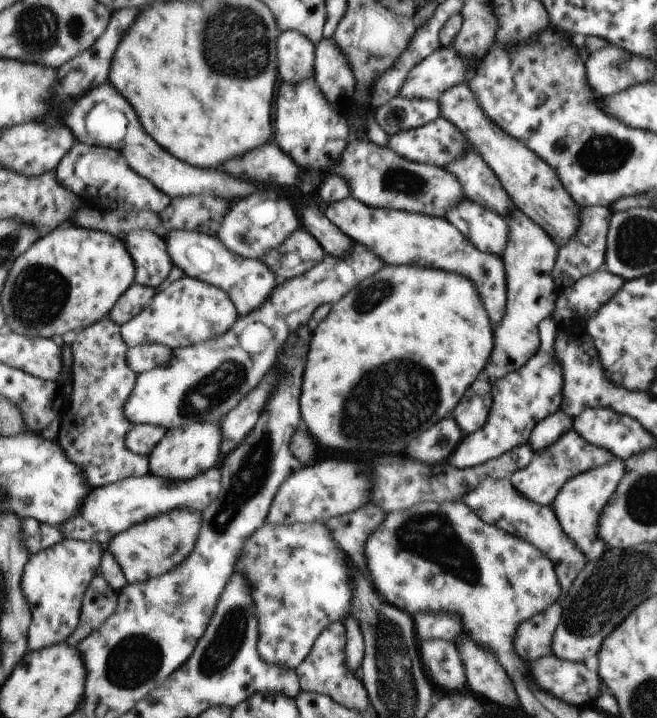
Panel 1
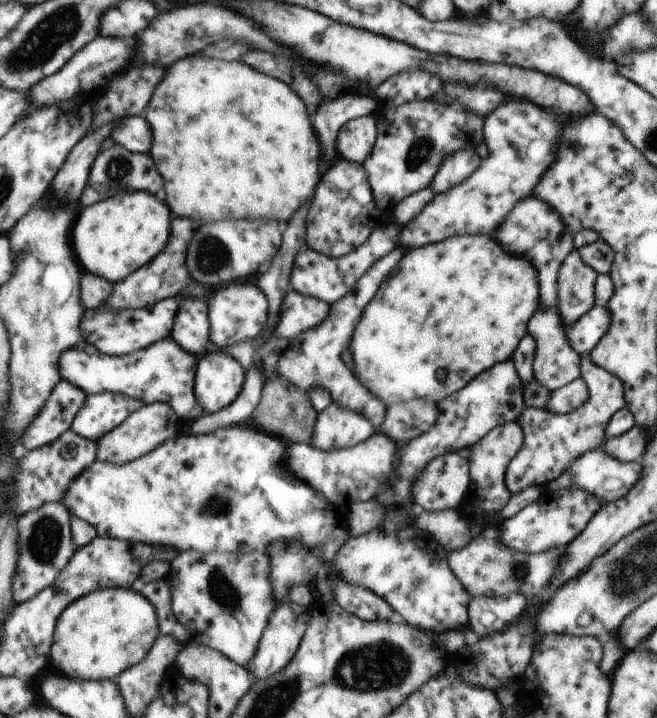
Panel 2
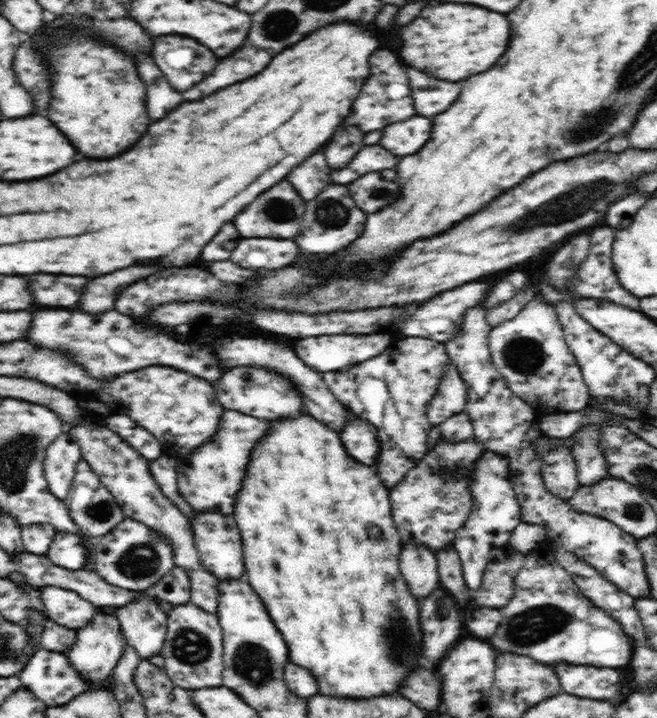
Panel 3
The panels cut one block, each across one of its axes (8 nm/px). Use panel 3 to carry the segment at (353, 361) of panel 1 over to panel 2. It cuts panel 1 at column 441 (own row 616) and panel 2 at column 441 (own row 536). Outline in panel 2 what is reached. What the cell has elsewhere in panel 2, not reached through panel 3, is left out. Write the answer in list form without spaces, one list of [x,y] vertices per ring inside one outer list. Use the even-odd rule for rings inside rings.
[[[454,235],[438,242],[438,244],[428,244],[424,248],[412,250],[408,254],[404,253],[404,258],[396,264],[396,270],[388,276],[388,280],[384,280],[384,284],[380,284],[374,302],[368,304],[364,314],[356,323],[349,349],[352,353],[354,362],[353,375],[363,384],[377,399],[380,399],[385,406],[394,403],[403,403],[415,398],[425,398],[433,400],[435,403],[447,398],[453,392],[464,388],[475,376],[481,372],[492,368],[496,363],[505,361],[510,358],[516,346],[521,343],[524,336],[527,336],[527,326],[532,314],[536,312],[539,306],[539,284],[537,272],[532,268],[528,260],[520,258],[520,256],[510,256],[506,254],[494,240],[492,236],[462,236]]]

